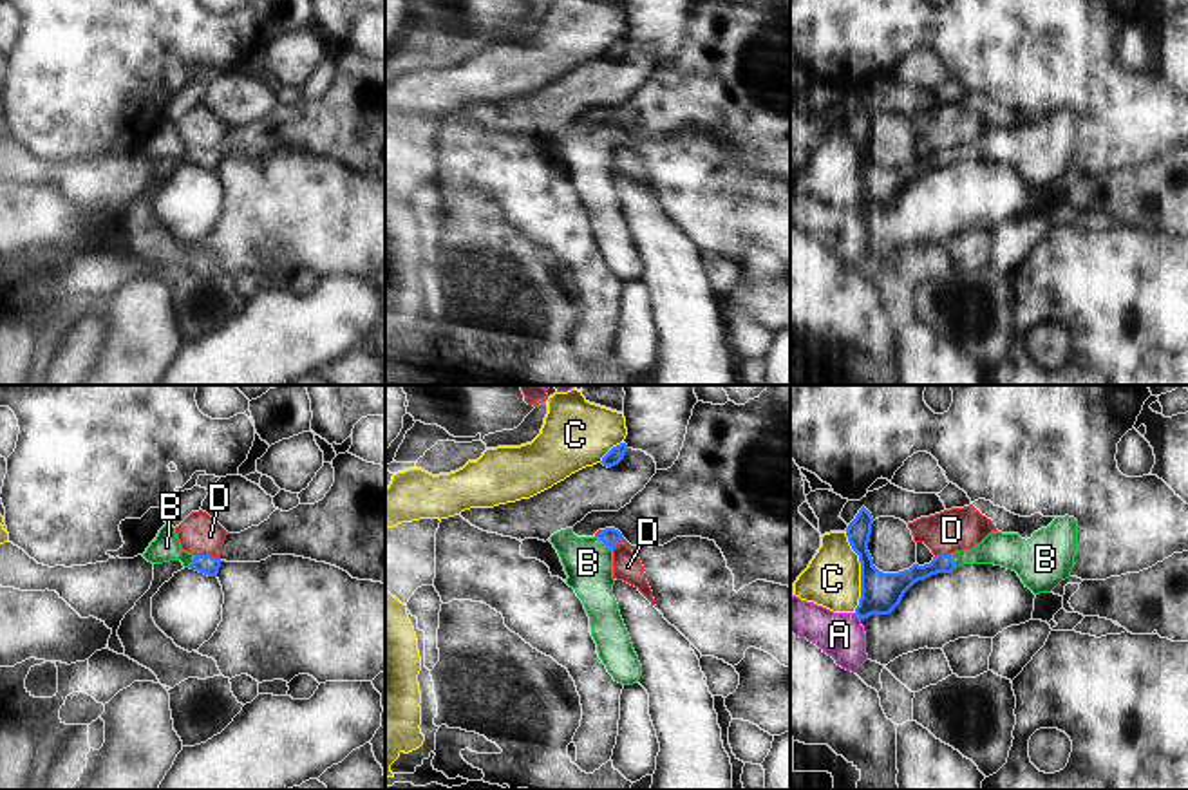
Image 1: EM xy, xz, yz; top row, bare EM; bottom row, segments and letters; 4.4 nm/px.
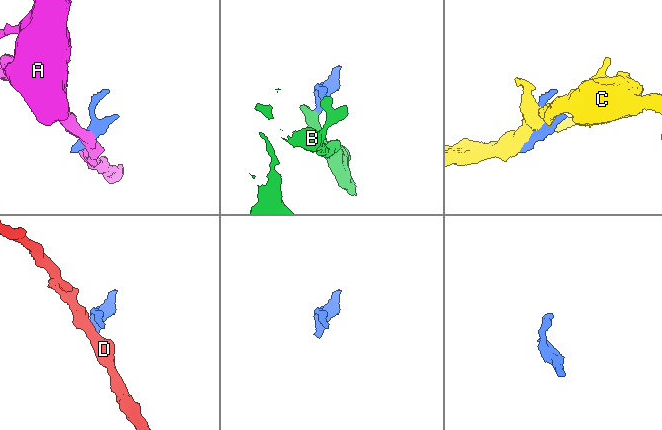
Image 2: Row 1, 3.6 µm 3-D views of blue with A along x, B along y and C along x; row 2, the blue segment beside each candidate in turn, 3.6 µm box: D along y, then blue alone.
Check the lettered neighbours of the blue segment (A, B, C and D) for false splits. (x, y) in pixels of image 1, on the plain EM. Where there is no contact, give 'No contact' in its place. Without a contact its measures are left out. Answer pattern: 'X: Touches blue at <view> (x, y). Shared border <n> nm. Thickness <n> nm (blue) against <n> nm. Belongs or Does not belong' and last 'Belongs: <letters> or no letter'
A: Touches blue at yz (858, 210). Shared border 50 nm. Thickness 180 nm (blue) against 200 nm. Does not belong
B: Touches blue at xz (604, 138). Shared border 100 nm. Thickness 80 nm (blue) against 220 nm. Belongs
C: Touches blue at yz (861, 167). Shared border 360 nm. Thickness 180 nm (blue) against 260 nm. Does not belong
D: Touches blue at xy (208, 150). Shared border 110 nm. Thickness 90 nm (blue) against 180 nm. Does not belong
Belongs: B

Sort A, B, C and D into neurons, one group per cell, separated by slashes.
A / B / C / D

